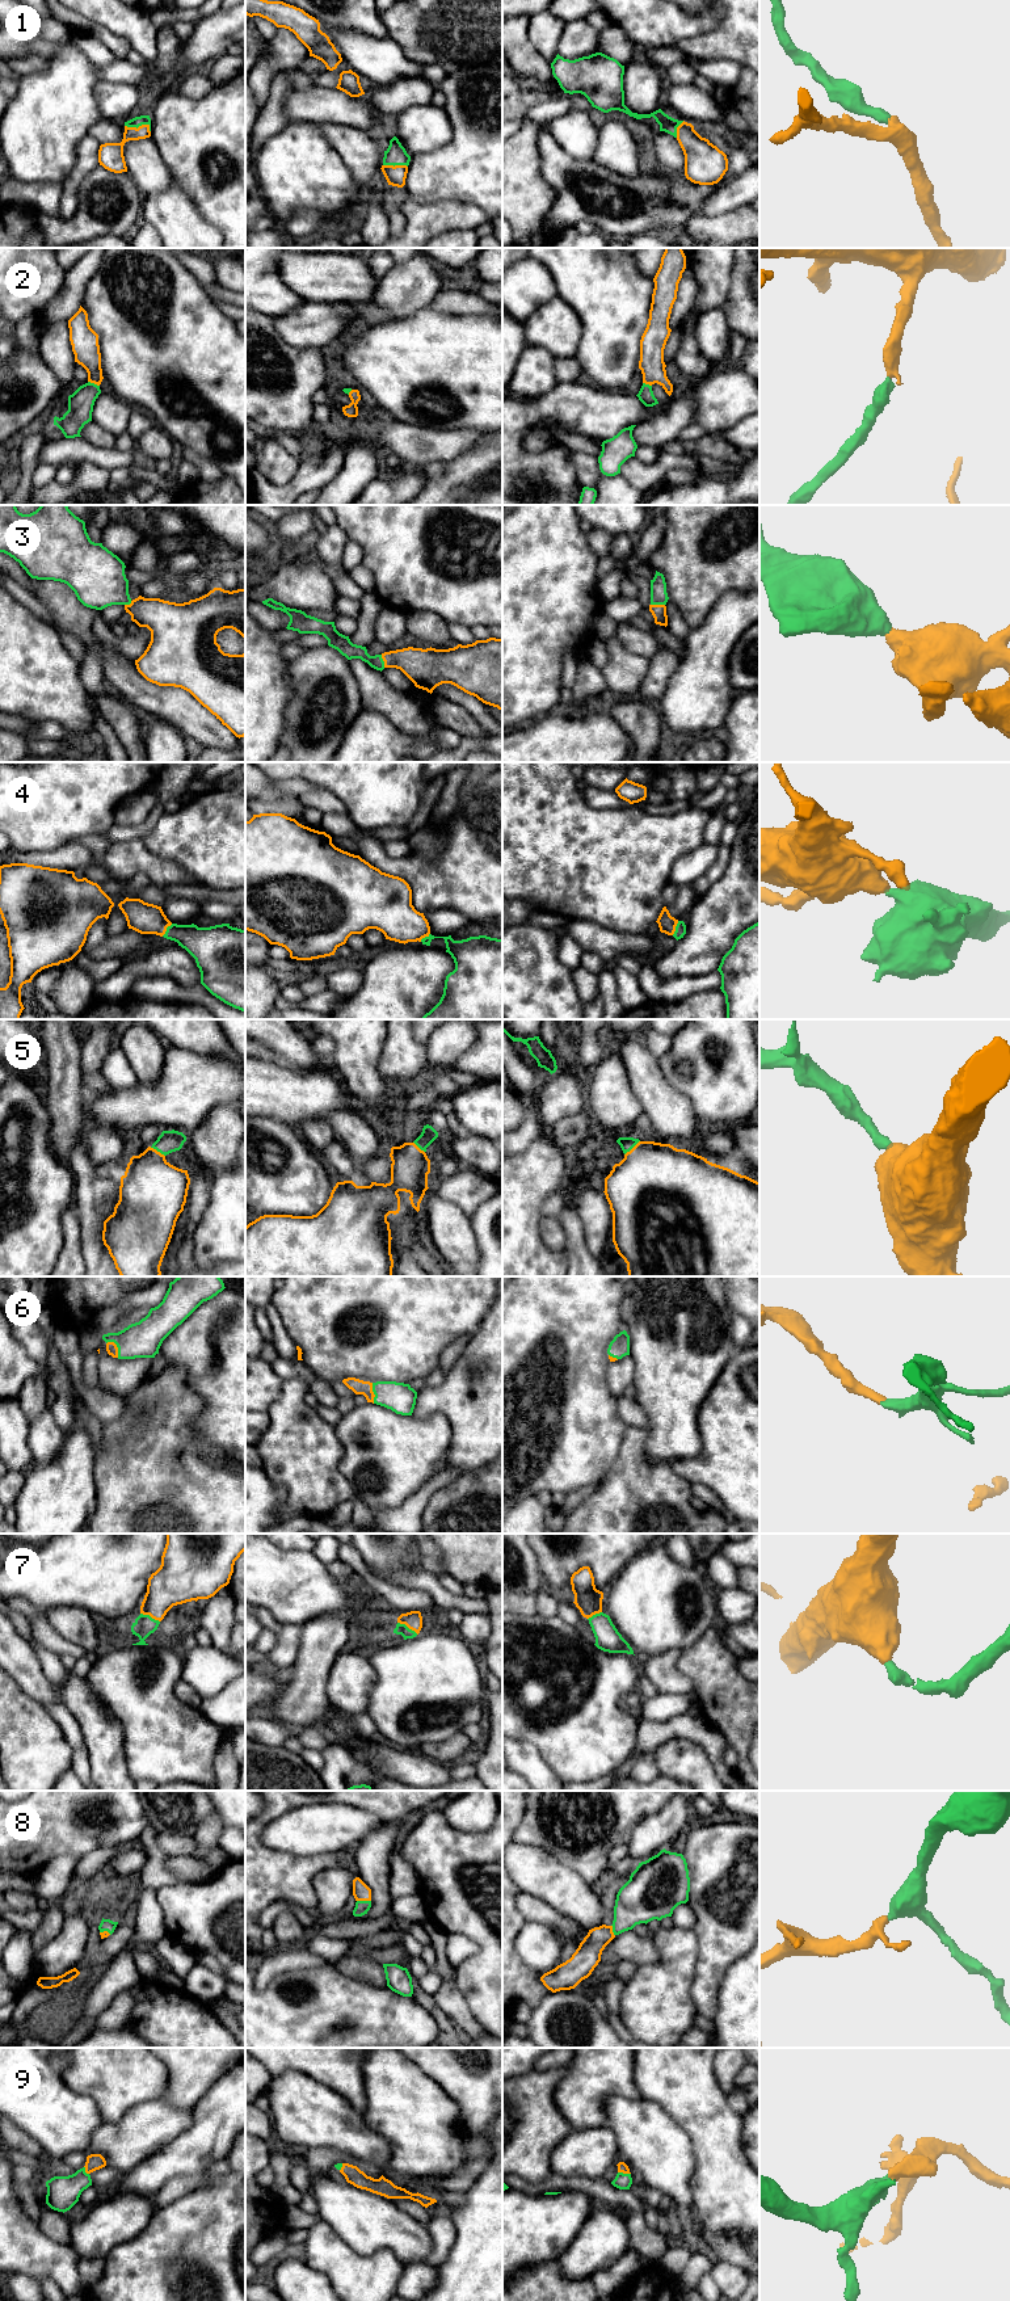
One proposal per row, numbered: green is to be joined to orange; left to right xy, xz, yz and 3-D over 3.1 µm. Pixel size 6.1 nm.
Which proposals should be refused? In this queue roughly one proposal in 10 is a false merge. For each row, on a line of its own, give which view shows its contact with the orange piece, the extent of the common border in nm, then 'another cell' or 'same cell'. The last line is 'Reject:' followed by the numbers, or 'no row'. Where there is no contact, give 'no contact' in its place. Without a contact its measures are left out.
1: meets orange in xy; contact 170 nm long; same cell
2: meets orange in xy; contact 80 nm long; same cell
3: meets orange in yz; contact 90 nm long; same cell
4: meets orange in xy; contact 100 nm long; same cell
5: meets orange in yz; contact 130 nm long; same cell
6: meets orange in xy; contact 120 nm long; same cell
7: meets orange in xz; contact 150 nm long; same cell
8: meets orange in xz; contact 90 nm long; same cell
9: meets orange in yz; contact 80 nm long; same cell
Reject: no row

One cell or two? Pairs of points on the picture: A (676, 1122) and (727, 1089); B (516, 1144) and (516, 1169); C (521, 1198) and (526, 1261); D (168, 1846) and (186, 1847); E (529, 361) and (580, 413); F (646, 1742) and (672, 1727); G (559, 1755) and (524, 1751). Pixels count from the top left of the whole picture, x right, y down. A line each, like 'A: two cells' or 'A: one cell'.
A: two cells
B: two cells
C: one cell
D: one cell
E: two cells
F: one cell
G: two cells

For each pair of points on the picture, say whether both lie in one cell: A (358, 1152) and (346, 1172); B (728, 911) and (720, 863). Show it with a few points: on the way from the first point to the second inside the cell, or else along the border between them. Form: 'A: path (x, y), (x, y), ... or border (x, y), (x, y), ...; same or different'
A: border (336, 1139), (350, 1159), (352, 1180); different
B: border (731, 846), (731, 858), (726, 871), (701, 896); different

